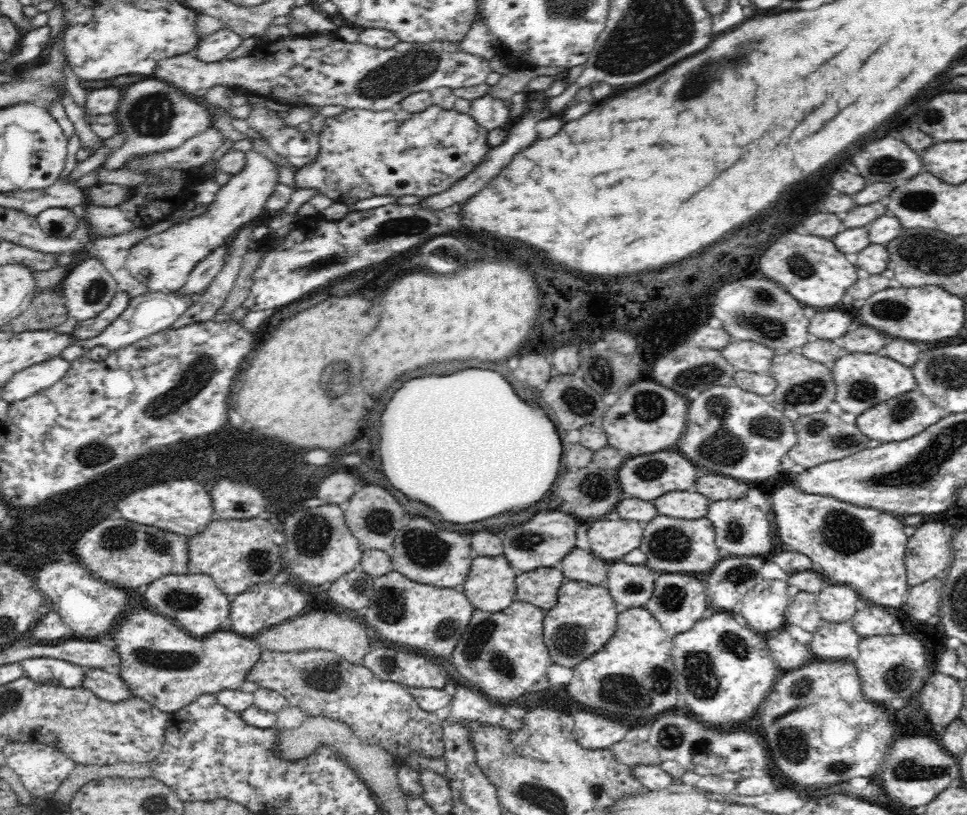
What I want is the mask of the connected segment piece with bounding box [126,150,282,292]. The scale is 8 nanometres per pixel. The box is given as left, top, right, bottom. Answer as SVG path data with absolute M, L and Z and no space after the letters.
M253 150L248 151L246 153L246 162L244 166L242 166L242 170L239 170L238 174L231 175L229 181L218 191L216 200L209 204L206 212L188 219L185 223L173 226L169 228L170 230L166 230L166 232L160 232L160 234L152 234L146 238L142 238L138 244L130 248L128 258L126 259L128 272L130 272L136 280L139 280L145 290L158 292L180 290L181 286L186 284L192 269L206 254L210 254L216 246L224 244L227 239L240 231L244 225L251 223L259 216L265 214L265 206L268 202L268 198L270 198L270 195L274 192L276 185L280 183L278 178L280 167L282 166L268 159L268 157L262 155L262 153Z

